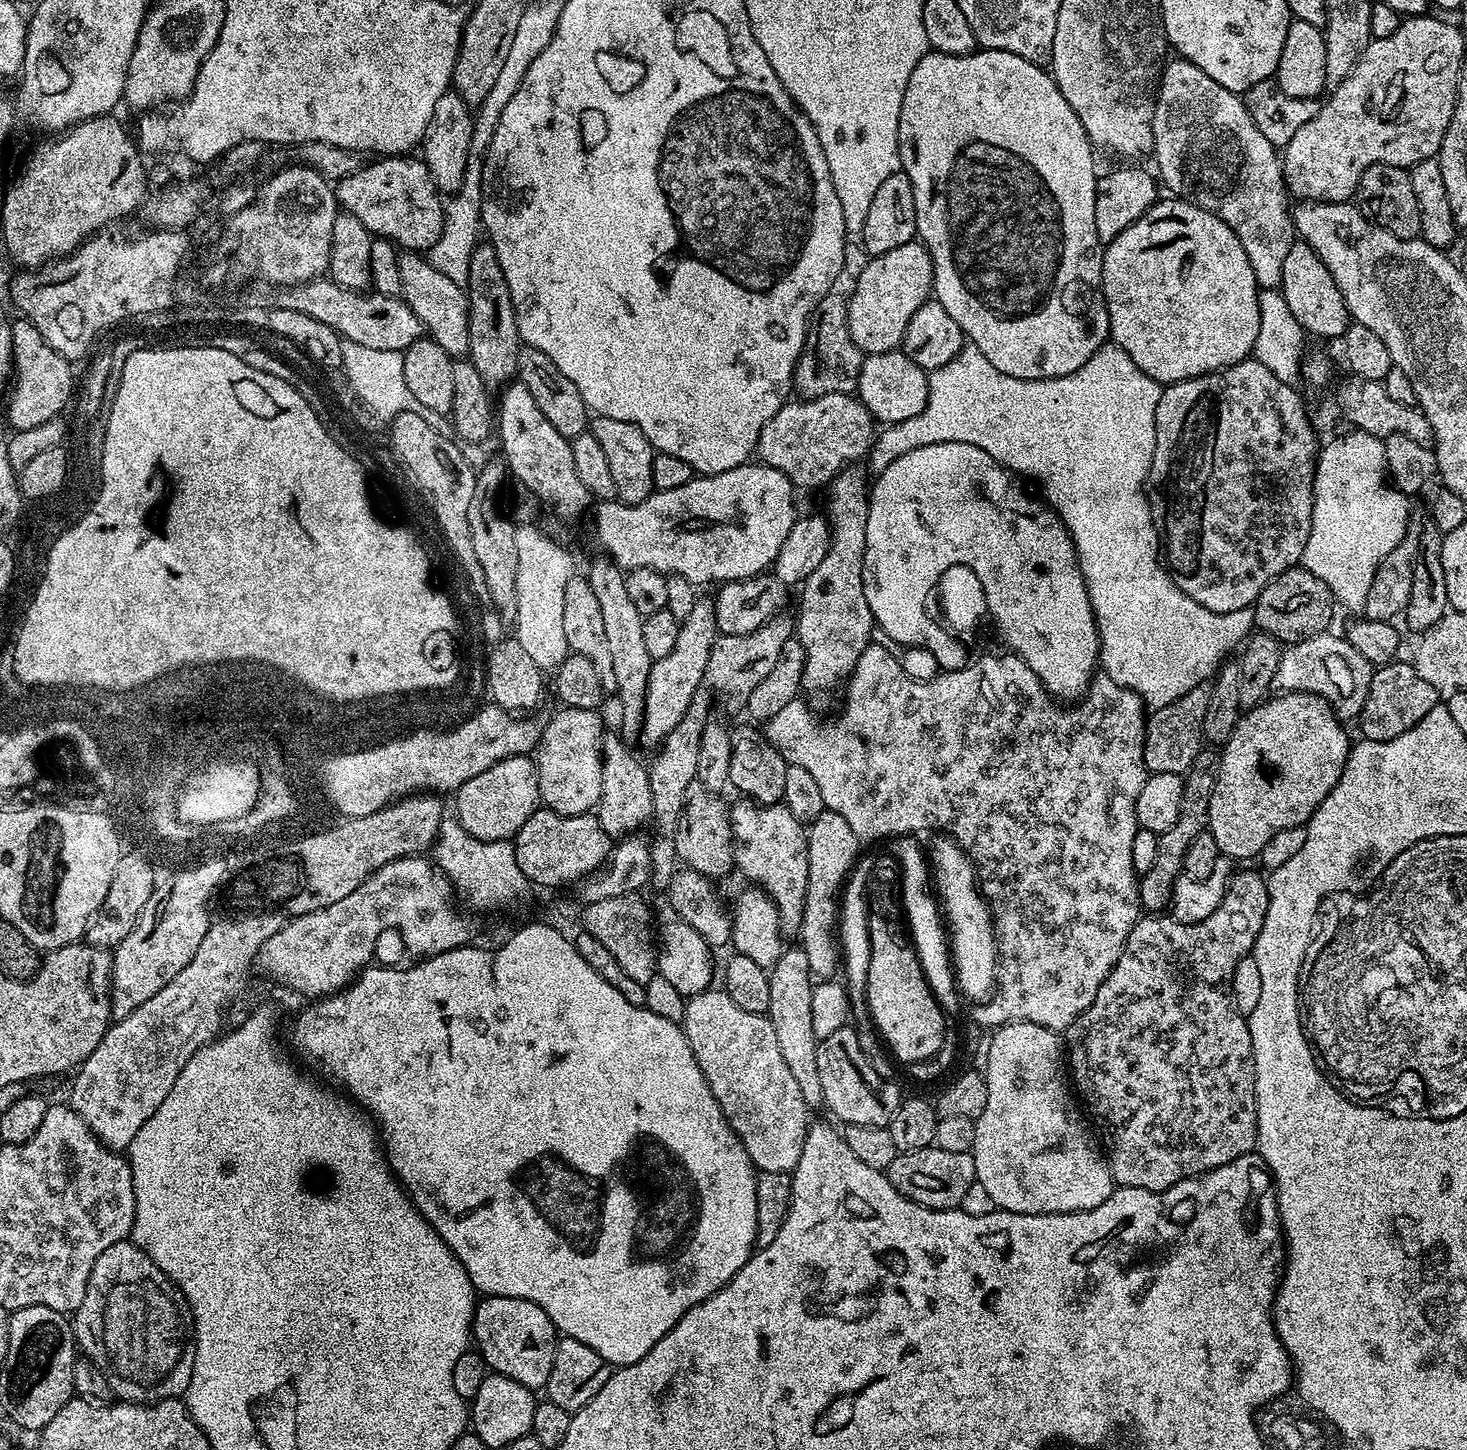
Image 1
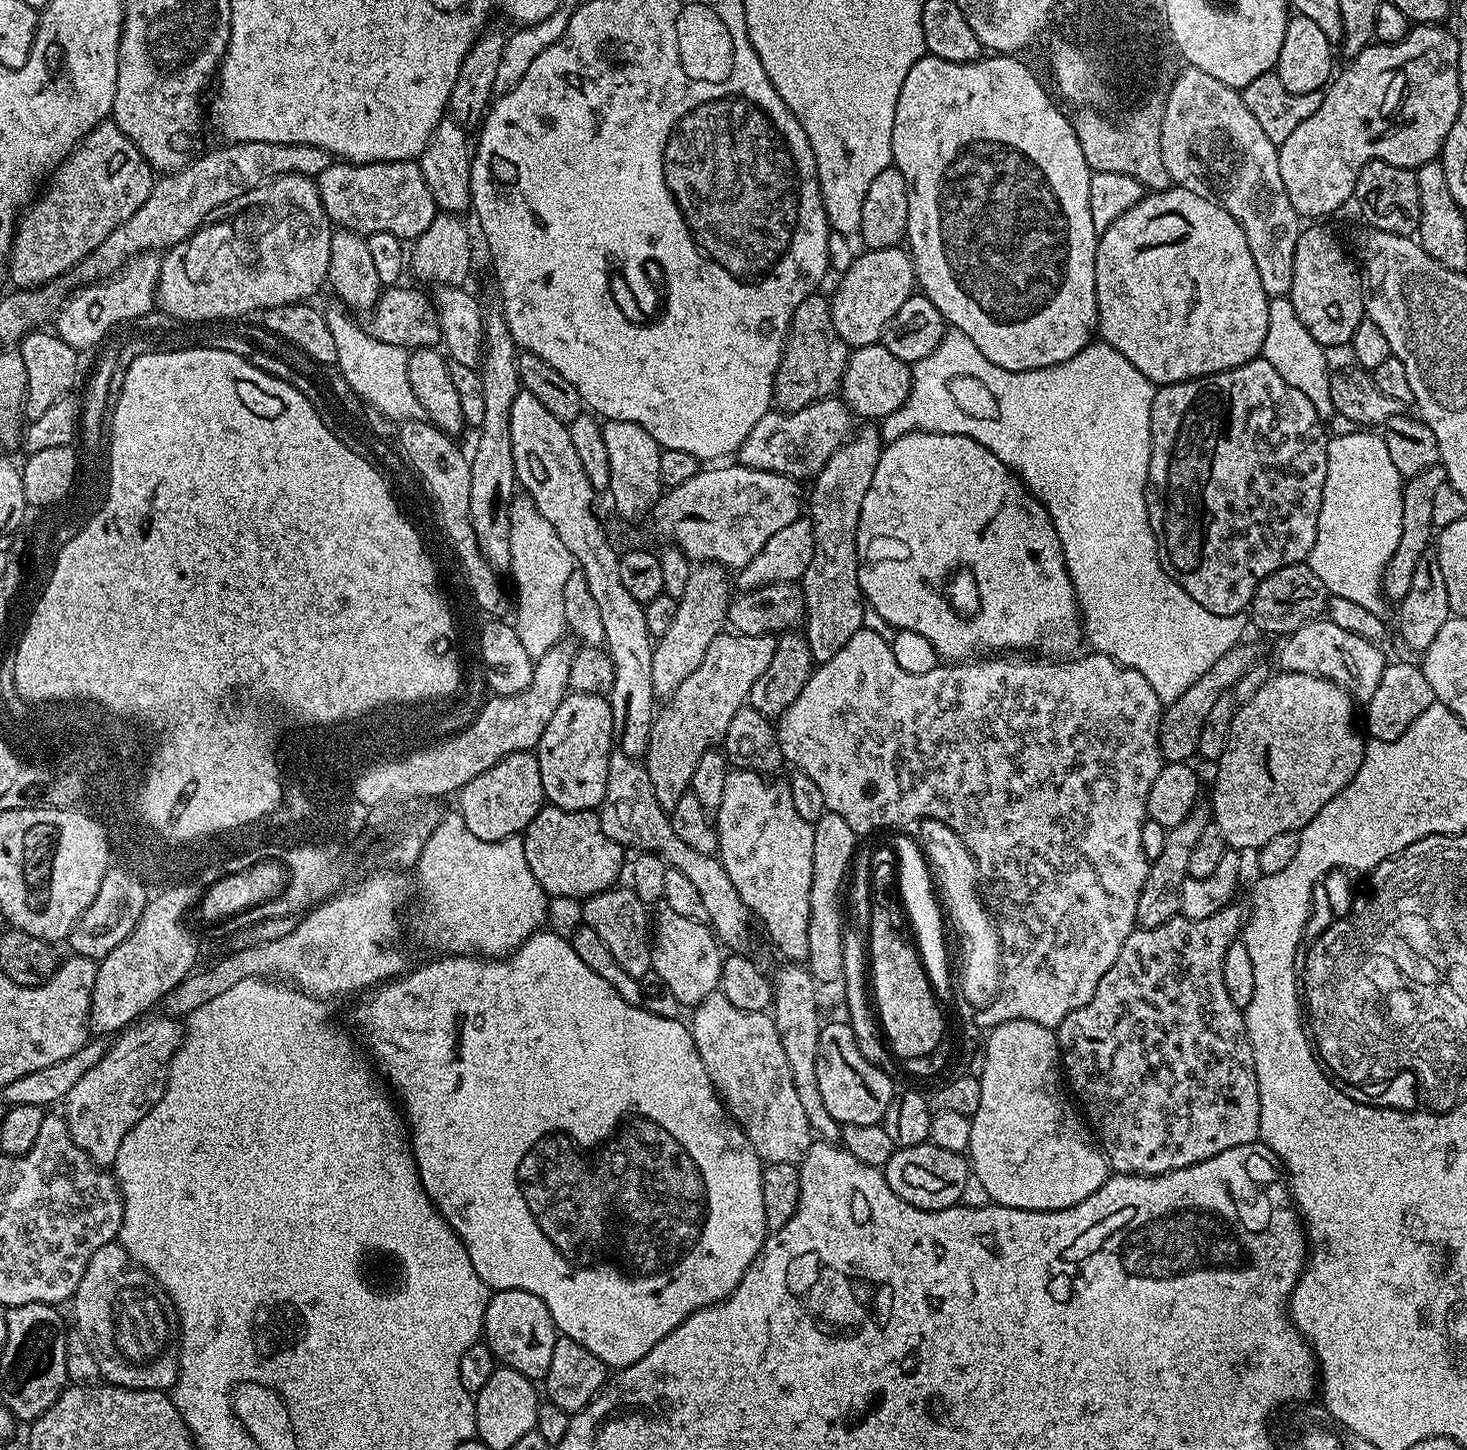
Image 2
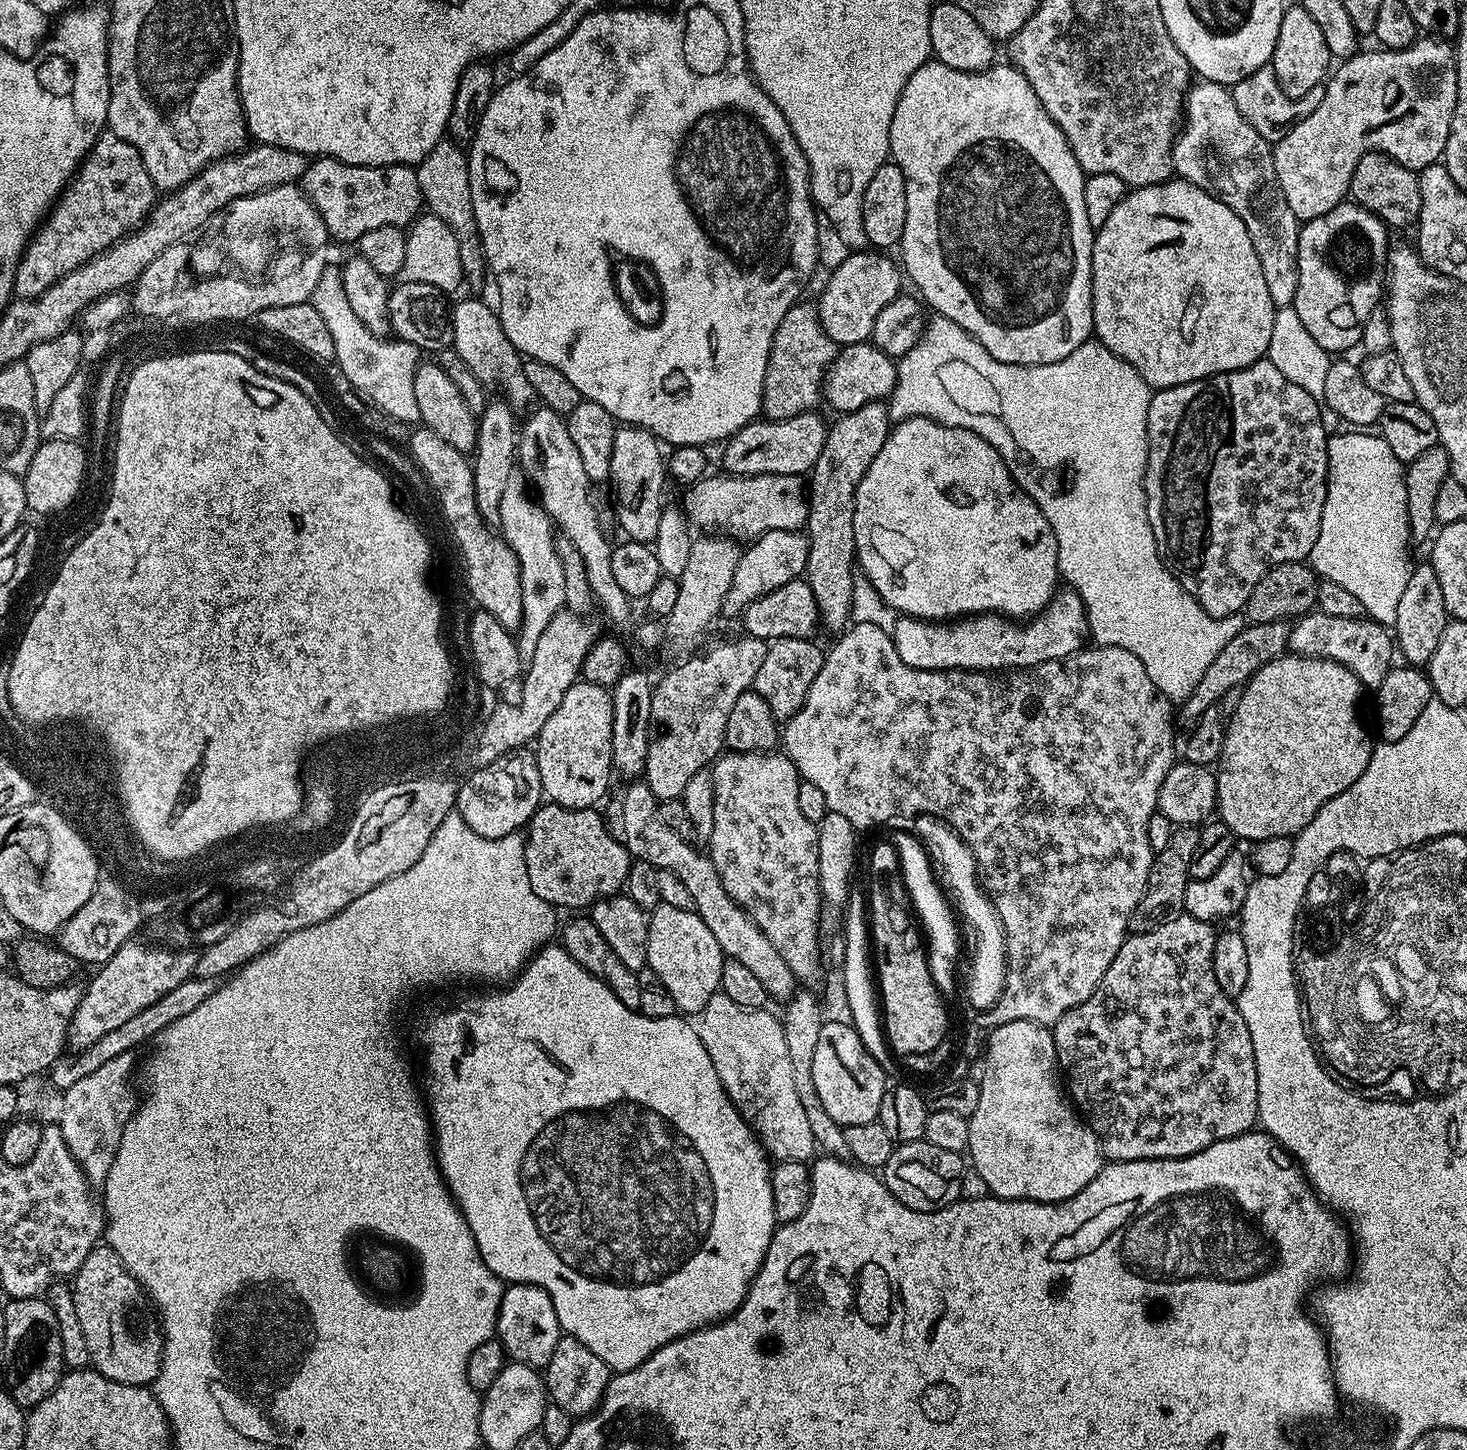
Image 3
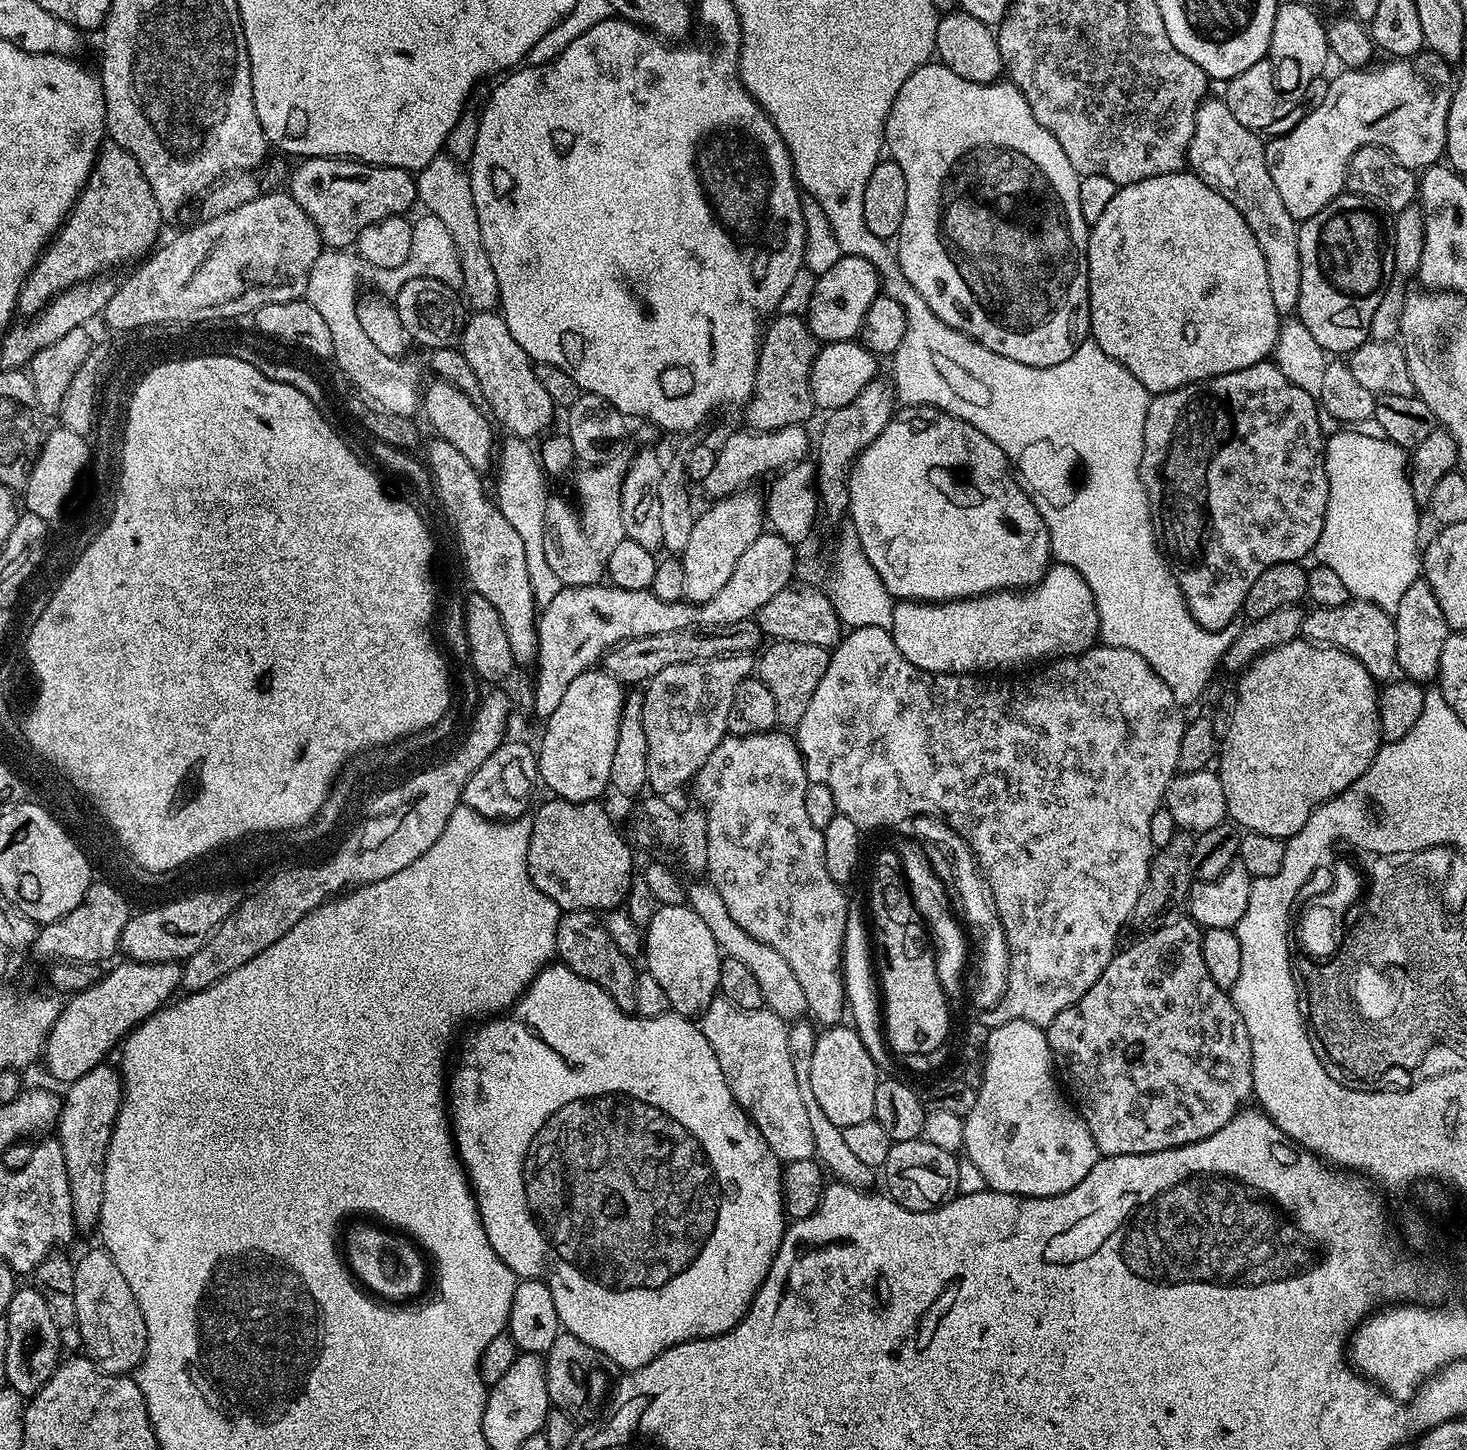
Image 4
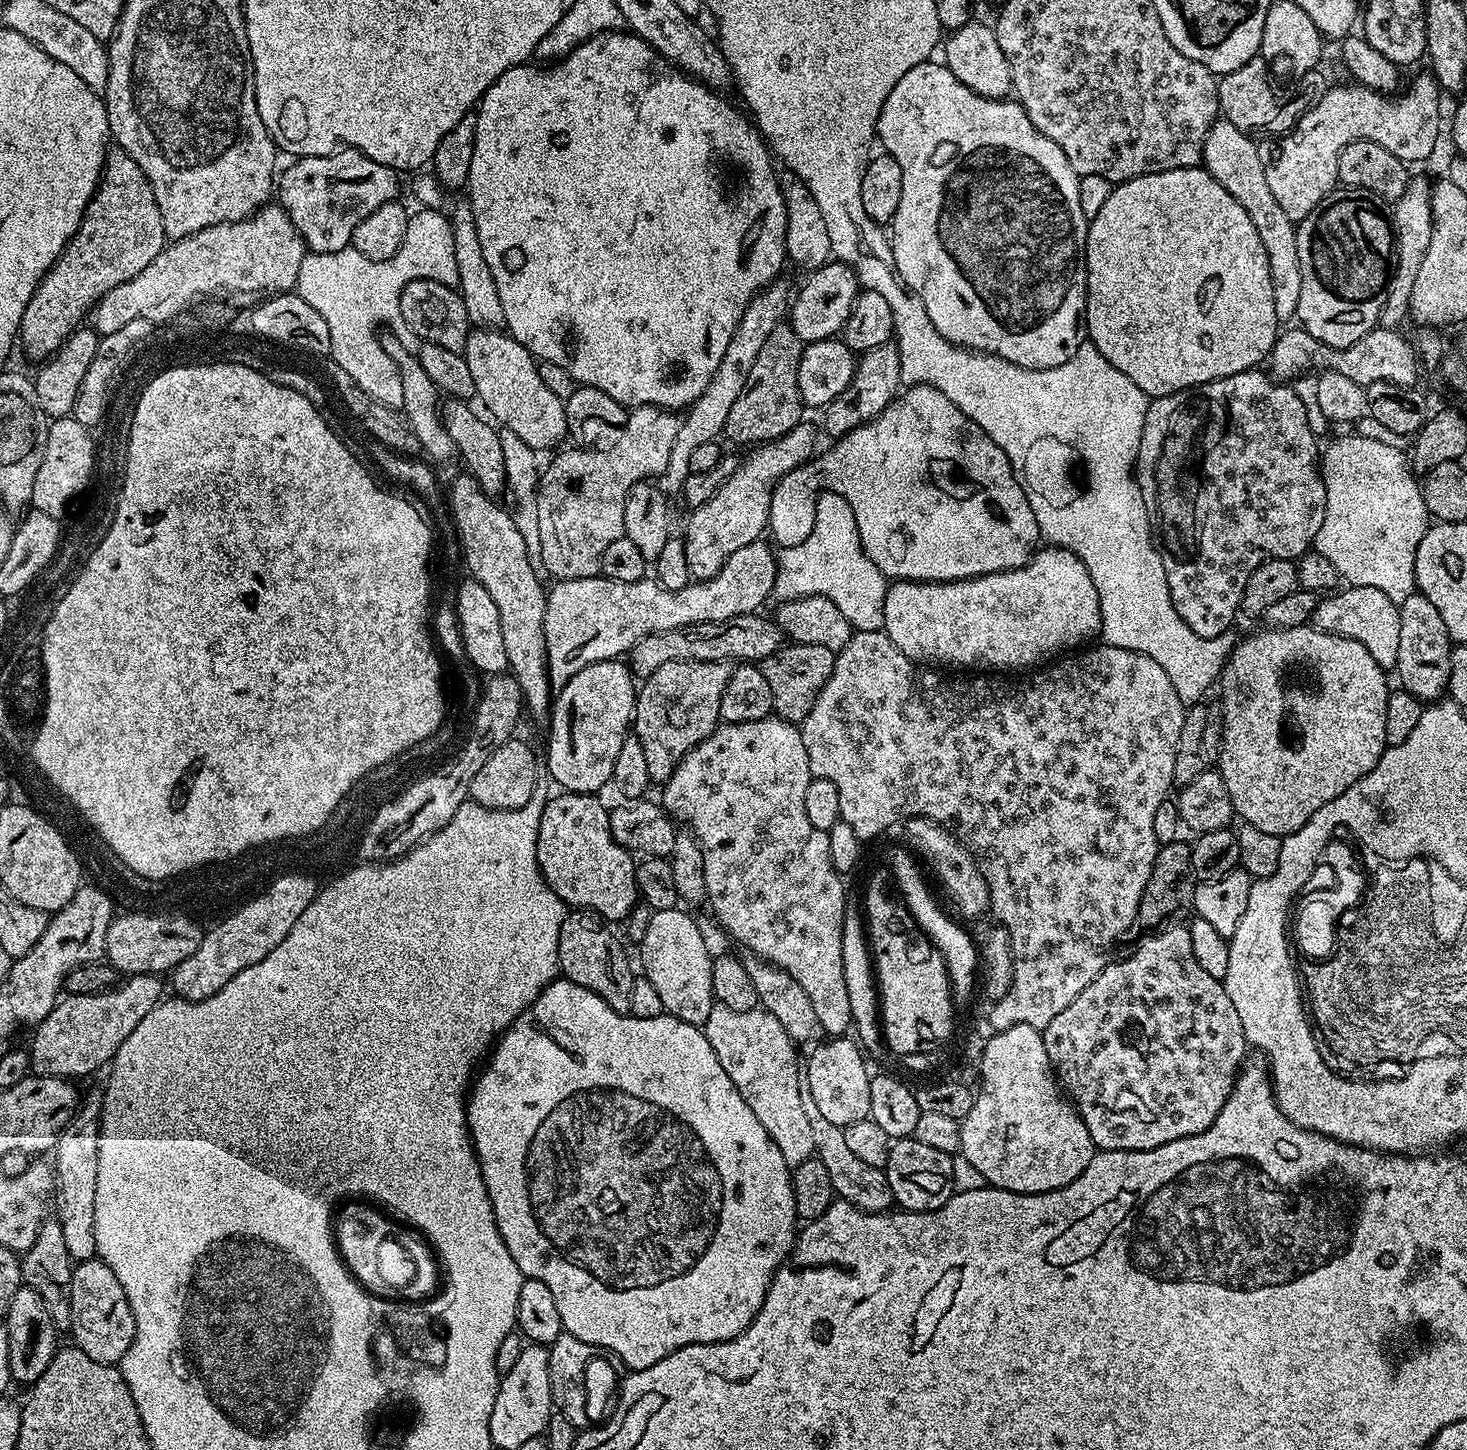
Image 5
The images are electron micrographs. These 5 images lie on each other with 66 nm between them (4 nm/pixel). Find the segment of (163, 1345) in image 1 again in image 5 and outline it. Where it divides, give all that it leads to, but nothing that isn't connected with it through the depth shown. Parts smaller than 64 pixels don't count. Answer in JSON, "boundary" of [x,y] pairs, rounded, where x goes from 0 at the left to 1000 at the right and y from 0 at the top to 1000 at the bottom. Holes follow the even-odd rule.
{"boundary":[[[63,868],[55,869],[50,874],[48,884],[48,906],[48,921],[52,923],[50,924],[51,929],[61,934],[64,939],[81,941],[82,937],[91,926],[93,915],[89,898],[86,895],[86,890],[83,890],[83,884],[80,884],[78,876],[75,876],[72,870]]]}

